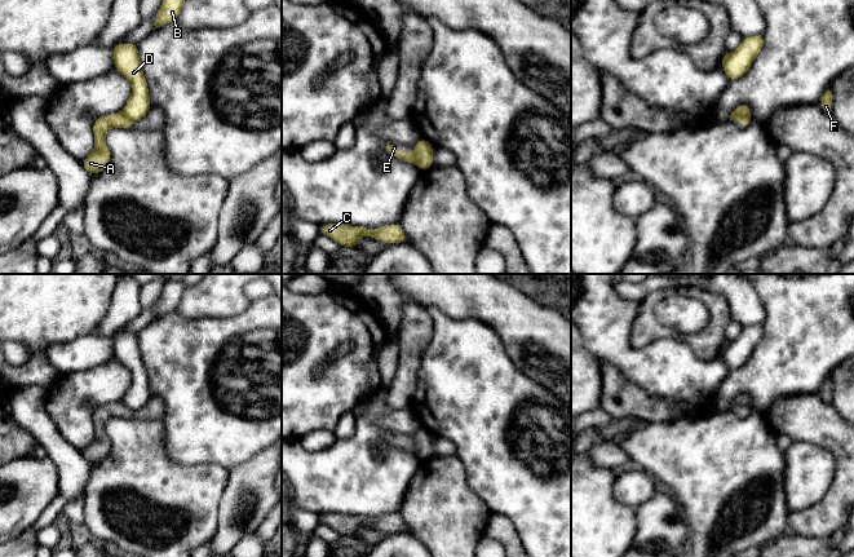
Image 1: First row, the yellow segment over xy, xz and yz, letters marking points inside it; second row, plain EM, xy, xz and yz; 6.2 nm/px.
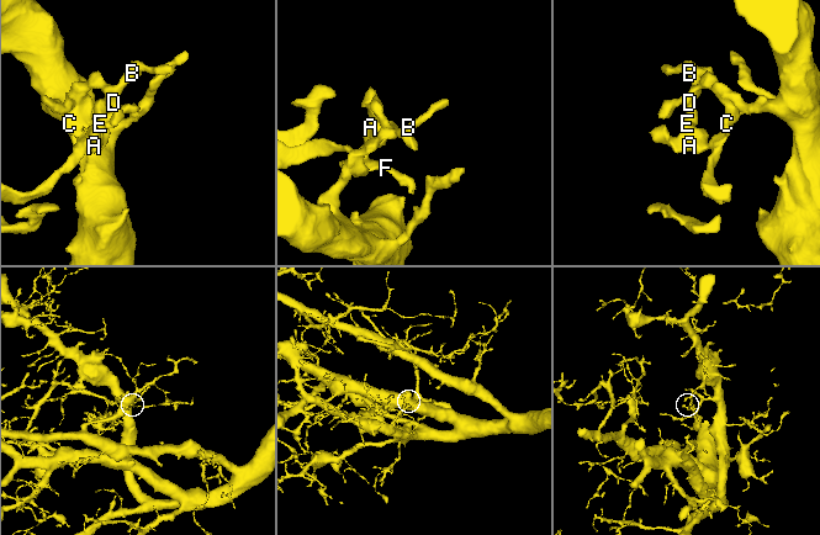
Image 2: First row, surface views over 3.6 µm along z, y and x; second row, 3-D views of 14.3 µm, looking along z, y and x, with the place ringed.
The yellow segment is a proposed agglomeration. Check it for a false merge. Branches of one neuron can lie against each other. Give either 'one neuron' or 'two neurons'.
two neurons

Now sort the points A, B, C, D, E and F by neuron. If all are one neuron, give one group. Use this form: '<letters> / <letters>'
A C E F / B D

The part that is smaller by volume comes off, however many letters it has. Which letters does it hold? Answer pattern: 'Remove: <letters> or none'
Remove: A, C, E, F

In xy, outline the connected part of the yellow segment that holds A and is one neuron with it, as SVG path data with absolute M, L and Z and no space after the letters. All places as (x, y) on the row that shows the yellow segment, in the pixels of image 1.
M123 112L99 116L93 123L94 149L89 156L81 160L84 169L92 176L102 172L111 160L110 150L106 145L106 132L111 128L130 128L133 121Z

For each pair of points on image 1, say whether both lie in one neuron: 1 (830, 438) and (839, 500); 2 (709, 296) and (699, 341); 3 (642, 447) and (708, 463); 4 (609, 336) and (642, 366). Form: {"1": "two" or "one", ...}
{"1": "one", "2": "one", "3": "one", "4": "one"}

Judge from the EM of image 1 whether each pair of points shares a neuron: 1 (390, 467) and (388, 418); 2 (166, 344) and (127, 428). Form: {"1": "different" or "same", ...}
{"1": "same", "2": "different"}

